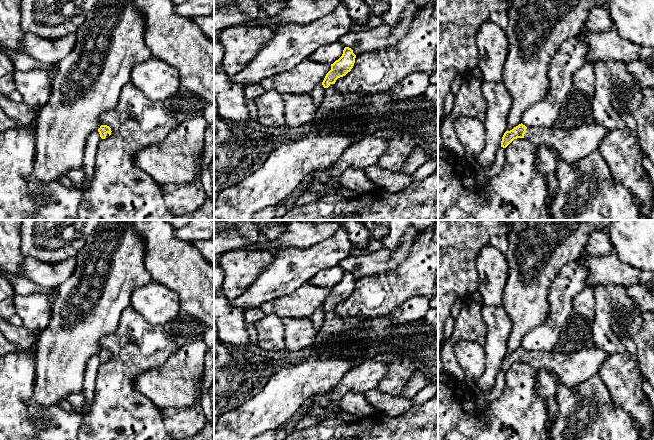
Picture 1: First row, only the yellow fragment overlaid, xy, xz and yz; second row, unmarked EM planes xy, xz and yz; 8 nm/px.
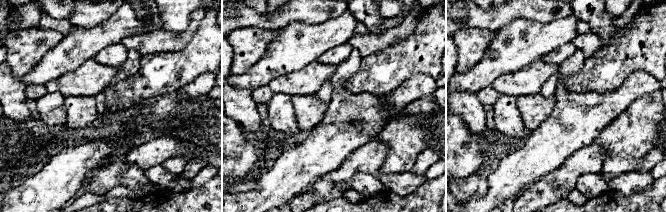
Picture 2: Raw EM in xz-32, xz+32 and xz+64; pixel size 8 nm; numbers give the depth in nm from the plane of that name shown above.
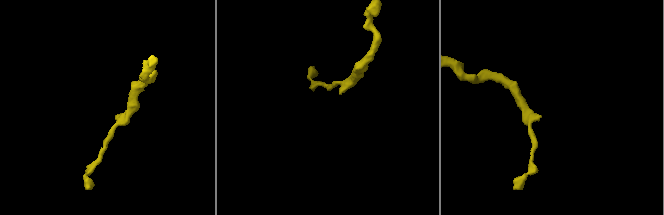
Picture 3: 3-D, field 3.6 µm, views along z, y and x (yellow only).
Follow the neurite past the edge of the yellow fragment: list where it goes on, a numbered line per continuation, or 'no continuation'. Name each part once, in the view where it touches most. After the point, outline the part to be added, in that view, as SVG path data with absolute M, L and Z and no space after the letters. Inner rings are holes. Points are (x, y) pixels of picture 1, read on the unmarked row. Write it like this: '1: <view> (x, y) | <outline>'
1: xz (286, 392) | M334 308L324 312L324 323L316 335L316 347L311 356L296 366L280 370L268 380L259 393L244 401L239 407L221 414L214 423L214 440L254 440L265 432L283 428L284 424L297 415L311 397L332 390L343 378L344 374L355 367L354 361L337 350L335 344L342 337L346 337L361 346L365 346L369 338L369 333L364 326L366 321L361 318L342 319L336 315Z

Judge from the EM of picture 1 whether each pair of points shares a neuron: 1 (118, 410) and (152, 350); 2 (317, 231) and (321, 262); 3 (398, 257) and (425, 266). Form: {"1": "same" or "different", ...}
{"1": "same", "2": "different", "3": "different"}

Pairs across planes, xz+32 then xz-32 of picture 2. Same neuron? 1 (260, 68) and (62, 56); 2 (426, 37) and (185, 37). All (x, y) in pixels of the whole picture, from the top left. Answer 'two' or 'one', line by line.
1: one
2: two

